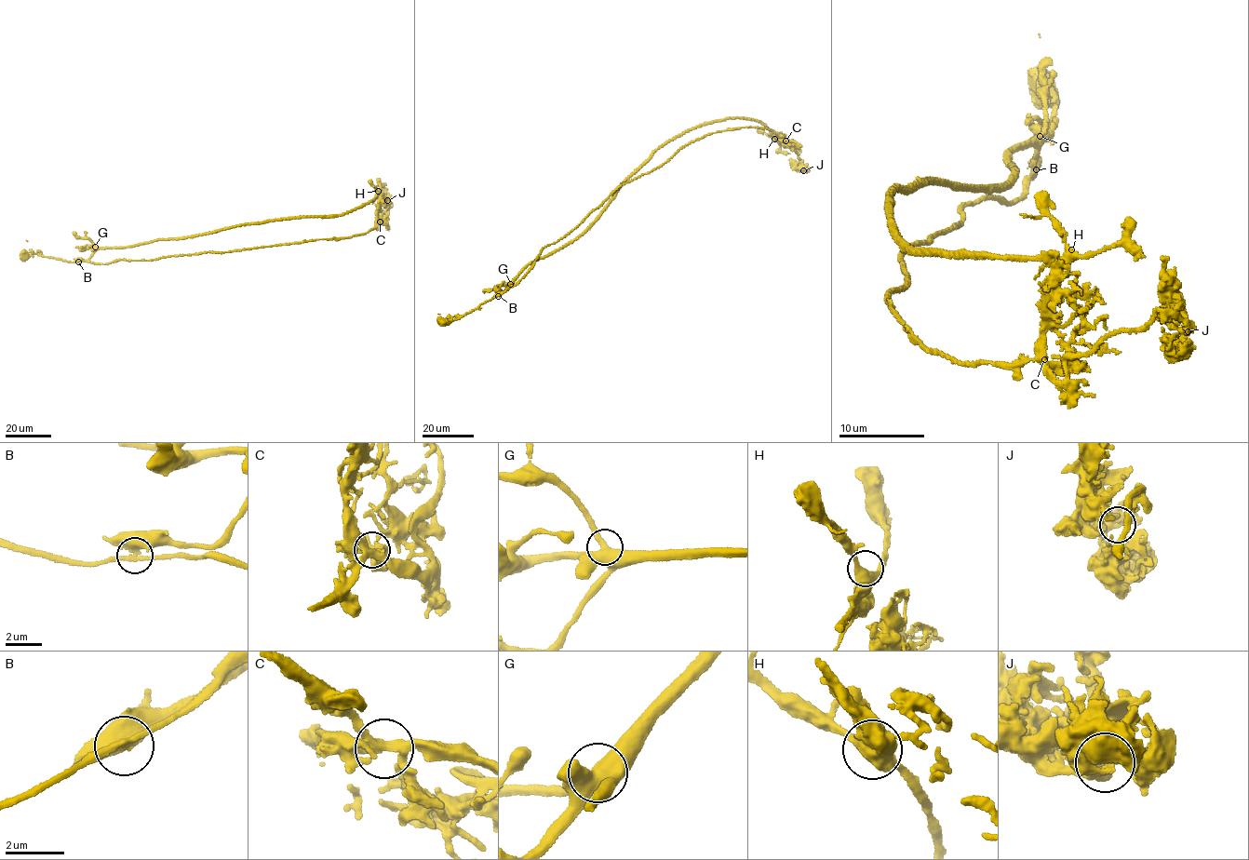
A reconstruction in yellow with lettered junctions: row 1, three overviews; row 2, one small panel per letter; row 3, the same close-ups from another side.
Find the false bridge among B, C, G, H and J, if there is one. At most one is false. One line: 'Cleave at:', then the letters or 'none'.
Cleave at: B

